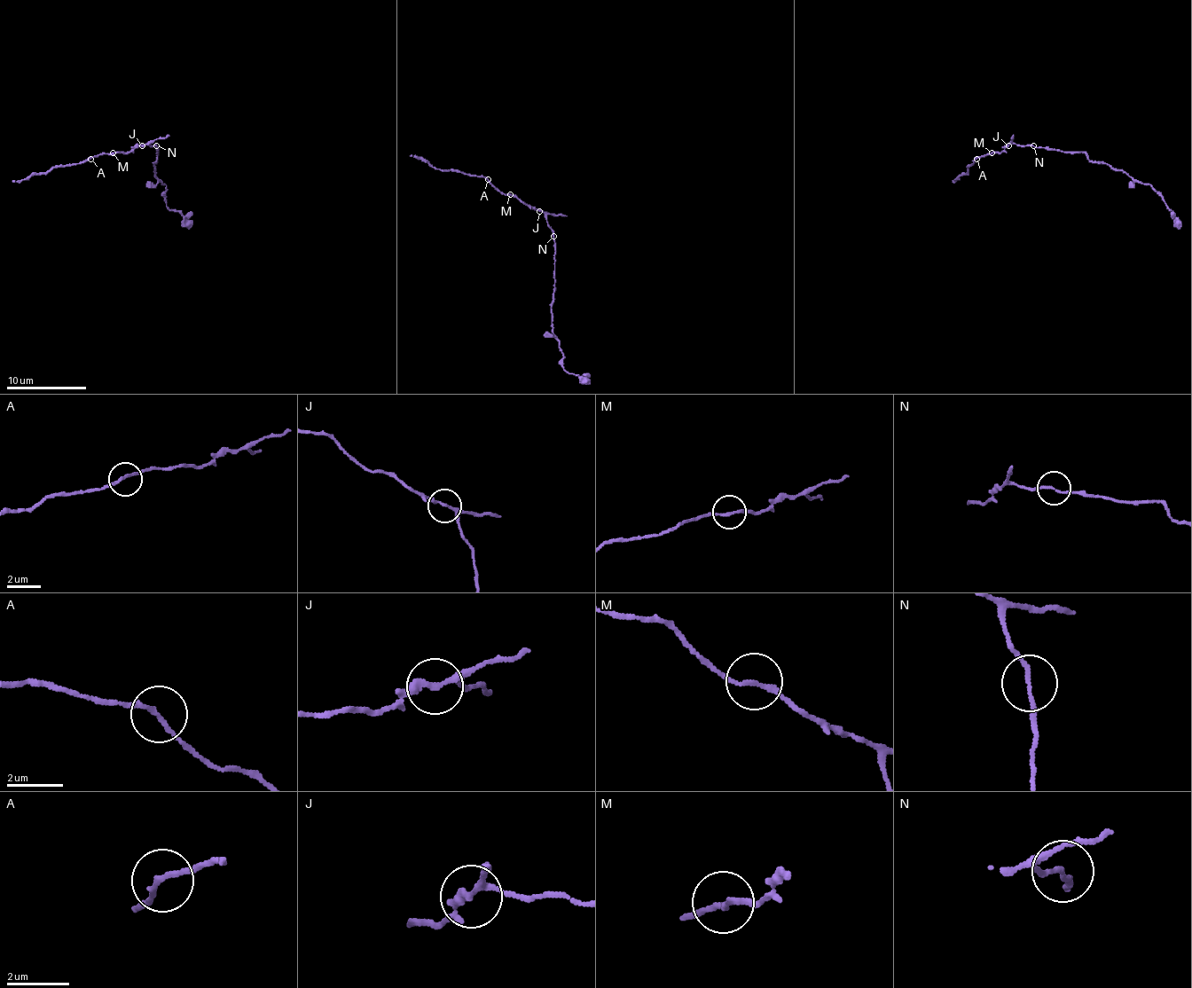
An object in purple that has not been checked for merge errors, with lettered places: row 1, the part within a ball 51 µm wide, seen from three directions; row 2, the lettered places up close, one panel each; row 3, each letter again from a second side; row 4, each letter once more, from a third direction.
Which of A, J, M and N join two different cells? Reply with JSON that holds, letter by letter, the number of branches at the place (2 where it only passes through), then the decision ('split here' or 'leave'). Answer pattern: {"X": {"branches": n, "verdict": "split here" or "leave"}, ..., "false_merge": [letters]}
{"A": {"branches": 2, "verdict": "leave"}, "J": {"branches": 3, "verdict": "leave"}, "M": {"branches": 2, "verdict": "leave"}, "N": {"branches": 2, "verdict": "split here"}, "false_merge": ["N"]}

